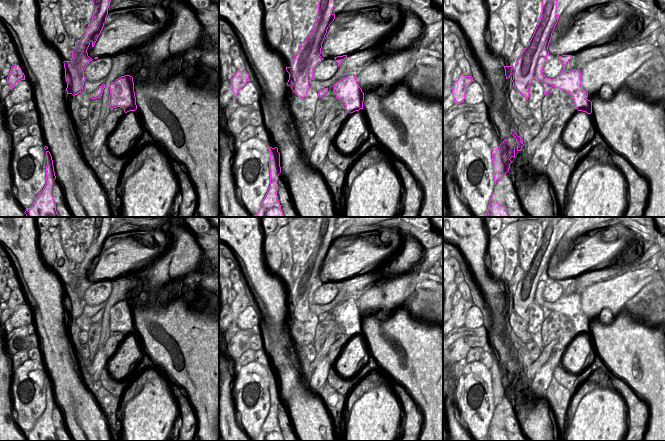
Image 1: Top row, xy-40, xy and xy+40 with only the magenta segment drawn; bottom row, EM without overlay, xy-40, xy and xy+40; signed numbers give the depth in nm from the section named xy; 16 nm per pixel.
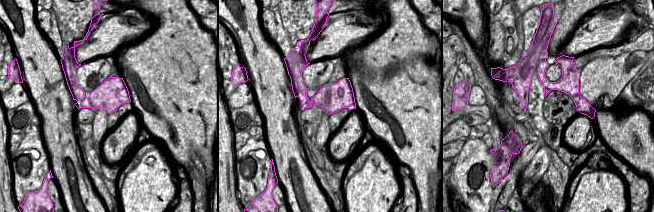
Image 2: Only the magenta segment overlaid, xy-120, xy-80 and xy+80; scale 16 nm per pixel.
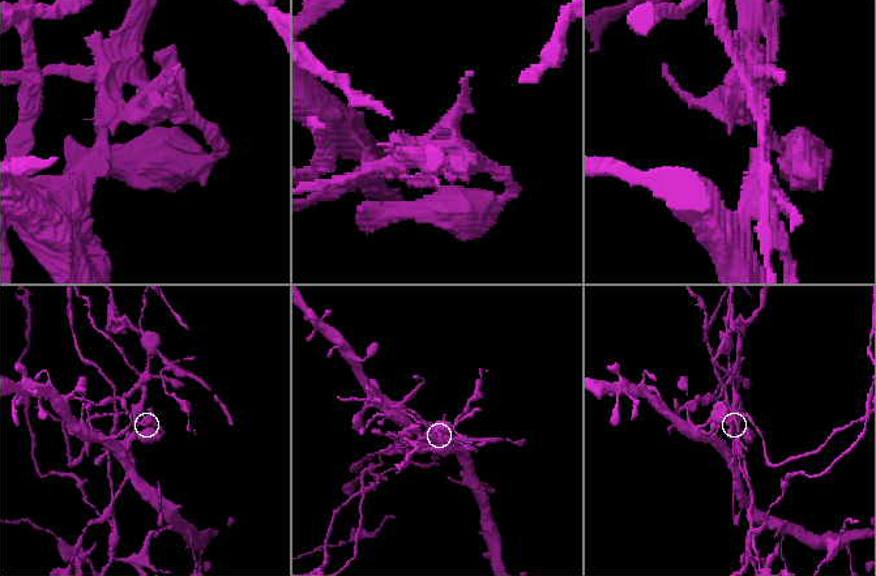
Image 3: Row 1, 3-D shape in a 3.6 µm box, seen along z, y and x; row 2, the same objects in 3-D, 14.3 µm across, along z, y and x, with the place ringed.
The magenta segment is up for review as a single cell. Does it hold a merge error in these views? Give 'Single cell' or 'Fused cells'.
Fused cells.

